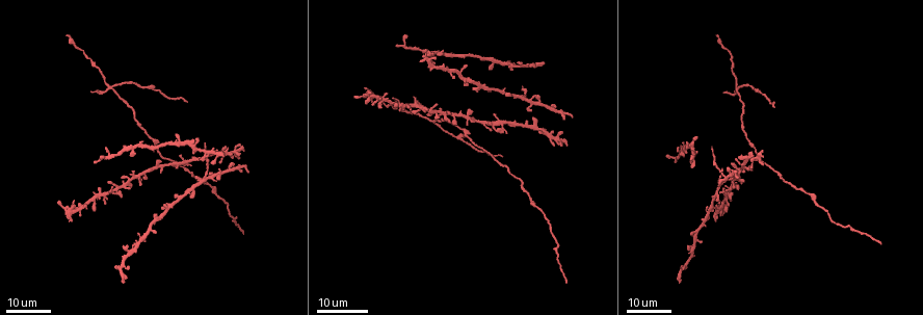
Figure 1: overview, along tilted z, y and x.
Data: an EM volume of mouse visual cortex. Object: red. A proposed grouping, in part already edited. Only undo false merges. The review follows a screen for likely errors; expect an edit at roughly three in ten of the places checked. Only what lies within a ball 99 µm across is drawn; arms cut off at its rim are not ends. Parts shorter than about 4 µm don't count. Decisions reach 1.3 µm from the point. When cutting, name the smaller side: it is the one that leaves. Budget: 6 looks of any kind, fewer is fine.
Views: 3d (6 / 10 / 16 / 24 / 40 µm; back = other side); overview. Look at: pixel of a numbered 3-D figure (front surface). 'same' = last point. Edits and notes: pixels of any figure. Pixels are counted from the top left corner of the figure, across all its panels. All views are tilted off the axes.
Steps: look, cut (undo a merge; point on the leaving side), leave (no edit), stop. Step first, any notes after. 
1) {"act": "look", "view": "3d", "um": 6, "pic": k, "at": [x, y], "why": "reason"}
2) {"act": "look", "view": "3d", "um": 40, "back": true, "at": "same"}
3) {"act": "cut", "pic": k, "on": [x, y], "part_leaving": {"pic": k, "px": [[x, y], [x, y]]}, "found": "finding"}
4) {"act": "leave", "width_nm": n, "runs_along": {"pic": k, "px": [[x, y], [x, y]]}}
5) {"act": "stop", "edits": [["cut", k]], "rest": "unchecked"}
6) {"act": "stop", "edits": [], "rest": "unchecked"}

{"act": "look", "view": "3d", "um": 16, "pic": 1, "at": [204, 175]}

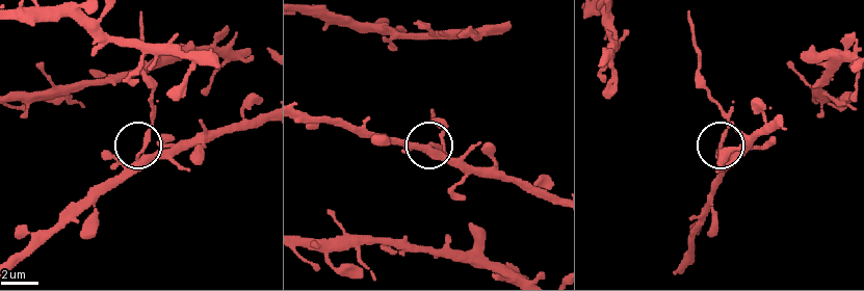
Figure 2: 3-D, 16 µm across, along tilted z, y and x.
{"act": "look", "view": "3d", "um": 10, "pic": 2, "at": [142, 150], "why": "zoom in"}

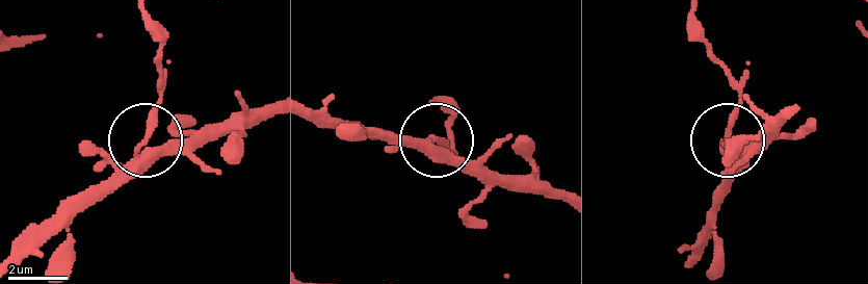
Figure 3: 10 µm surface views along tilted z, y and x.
{"act": "look", "view": "3d", "um": 10, "back": true, "pic": 3, "at": [434, 138]}

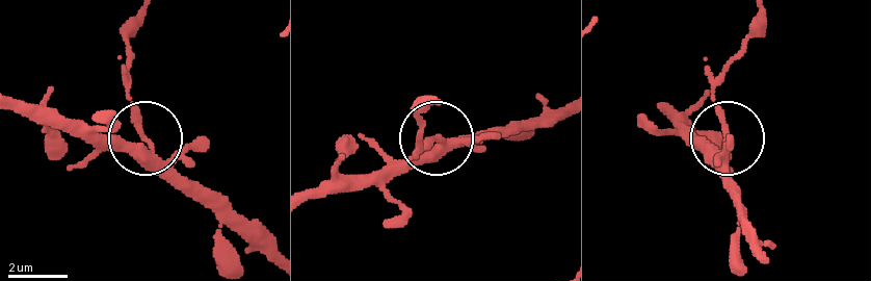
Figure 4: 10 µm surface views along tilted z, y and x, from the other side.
{"act": "cut", "pic": 4, "on": [134, 106], "width_nm": 280, "part_leaving": {"pic": 4, "px": [[155, 147], [132, 88], [135, 16]]}, "found": "two cells meet here"}

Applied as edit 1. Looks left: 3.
{"act": "look", "view": "3d", "um": 16, "pic": 1, "at": [756, 150]}

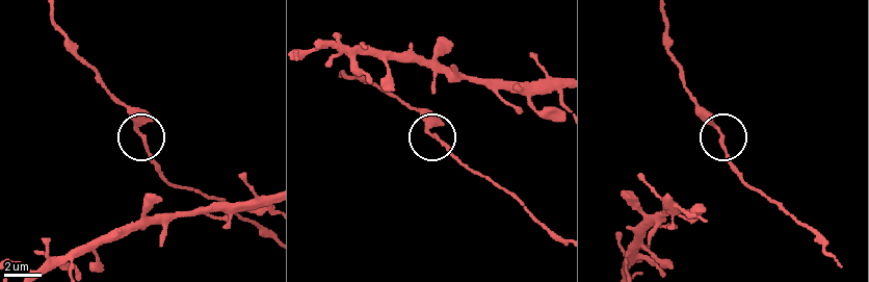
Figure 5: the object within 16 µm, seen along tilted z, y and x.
{"act": "look", "view": "3d", "um": 10, "pic": 5, "at": [720, 135]}

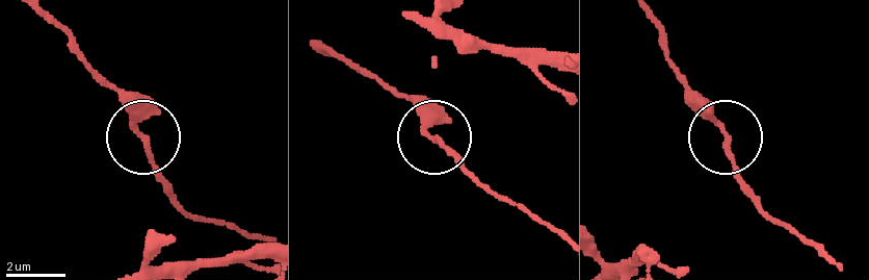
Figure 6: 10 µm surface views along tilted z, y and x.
{"act": "leave", "found": "continuous, no second cell"}

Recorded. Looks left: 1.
{"act": "stop", "edits": [["cut", 4]], "rest": "unchecked"}

